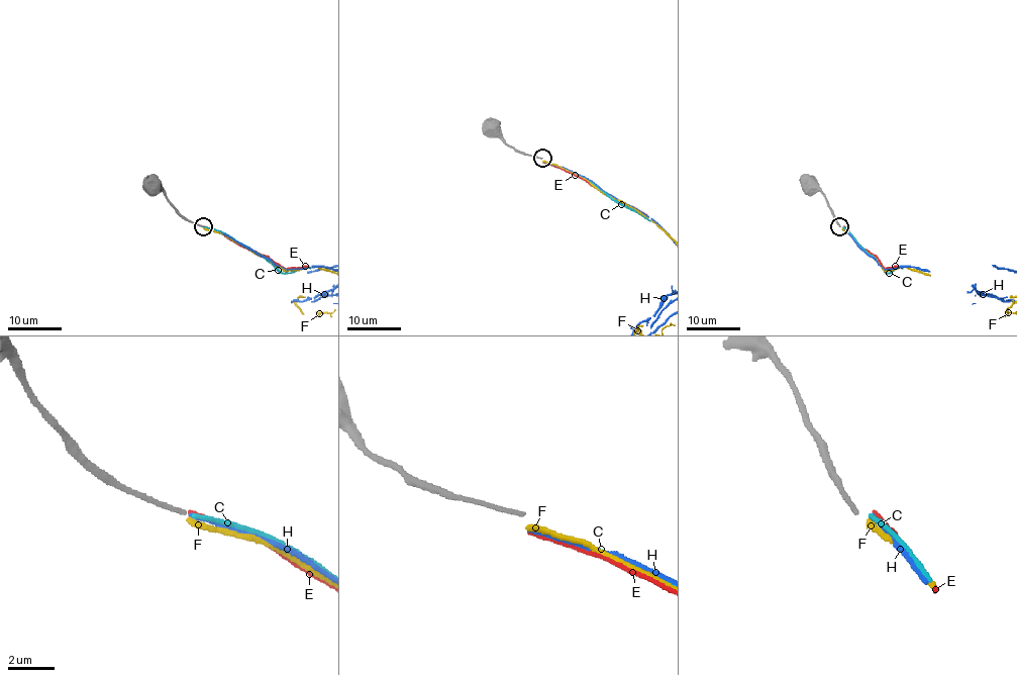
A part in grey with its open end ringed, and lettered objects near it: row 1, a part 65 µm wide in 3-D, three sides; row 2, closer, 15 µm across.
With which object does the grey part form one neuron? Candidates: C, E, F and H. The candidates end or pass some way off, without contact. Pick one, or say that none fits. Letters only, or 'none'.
C

